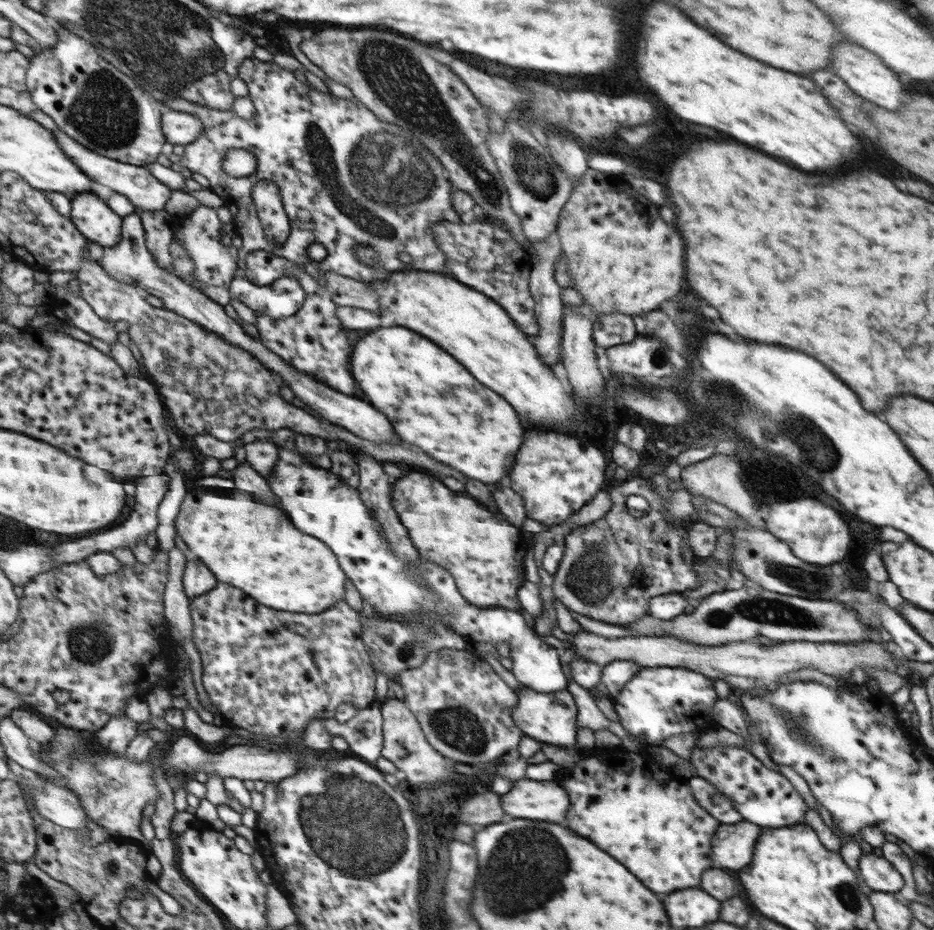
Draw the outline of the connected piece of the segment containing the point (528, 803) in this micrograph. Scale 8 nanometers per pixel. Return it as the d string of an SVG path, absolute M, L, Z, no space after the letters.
M518 780L508 794L502 796L502 808L514 818L566 822L570 798L568 792L554 782Z

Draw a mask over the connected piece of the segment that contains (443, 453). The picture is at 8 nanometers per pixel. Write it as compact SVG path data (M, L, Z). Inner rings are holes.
M400 326L378 328L356 344L353 370L356 372L356 382L368 400L372 400L380 412L392 416L392 424L396 424L396 432L400 432L402 440L420 446L434 460L486 484L502 480L504 468L506 474L512 470L516 452L524 438L524 428L514 408L500 394L482 386L454 356L428 338Z

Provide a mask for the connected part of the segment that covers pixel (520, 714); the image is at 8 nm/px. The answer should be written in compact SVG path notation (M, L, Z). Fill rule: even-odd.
M521 685L516 690L519 693L519 704L516 704L512 719L524 731L525 735L531 736L540 742L565 748L576 742L576 704L568 689L558 692L536 692L532 688Z

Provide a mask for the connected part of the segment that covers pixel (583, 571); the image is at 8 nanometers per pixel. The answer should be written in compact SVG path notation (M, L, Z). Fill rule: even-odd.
M632 475L607 491L614 502L612 509L586 527L577 527L566 534L565 551L558 571L554 573L552 590L555 598L568 610L624 627L647 615L648 600L655 596L697 587L696 572L682 556L682 548L693 552L692 545L688 543L693 522L674 521L674 517L670 517L662 507L666 495L660 495L650 485L649 478ZM630 494L646 498L650 505L646 516L636 518L628 513L626 500Z

